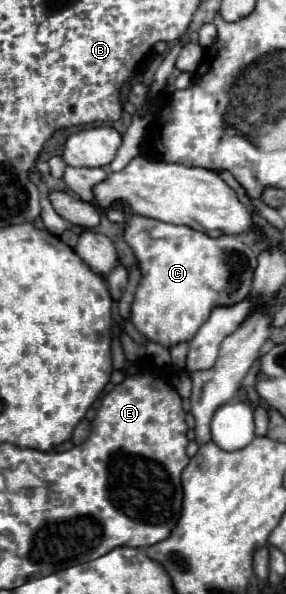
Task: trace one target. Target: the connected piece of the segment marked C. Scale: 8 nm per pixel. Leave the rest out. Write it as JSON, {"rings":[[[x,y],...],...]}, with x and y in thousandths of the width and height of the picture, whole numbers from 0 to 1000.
{"rings":[[[451,362],[437,382],[437,406],[472,423],[472,433],[493,449],[493,473],[479,480],[472,507],[458,513],[458,540],[493,564],[584,588],[668,574],[689,554],[731,537],[731,527],[752,517],[829,513],[857,507],[878,493],[885,456],[899,453],[899,426],[829,396],[787,396],[745,402],[654,379],[591,379],[542,369]]]}

